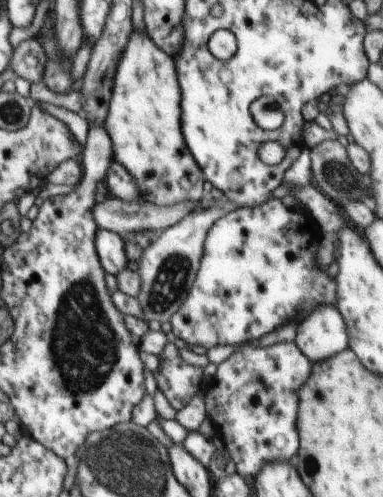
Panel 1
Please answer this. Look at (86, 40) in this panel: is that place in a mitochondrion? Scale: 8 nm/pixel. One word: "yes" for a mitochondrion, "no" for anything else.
no

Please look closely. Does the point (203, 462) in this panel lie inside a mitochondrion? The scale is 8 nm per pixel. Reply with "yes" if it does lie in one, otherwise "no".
no

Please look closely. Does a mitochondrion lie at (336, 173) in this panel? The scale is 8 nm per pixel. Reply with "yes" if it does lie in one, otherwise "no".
yes

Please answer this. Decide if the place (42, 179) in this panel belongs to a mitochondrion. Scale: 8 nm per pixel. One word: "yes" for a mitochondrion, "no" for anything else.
no

